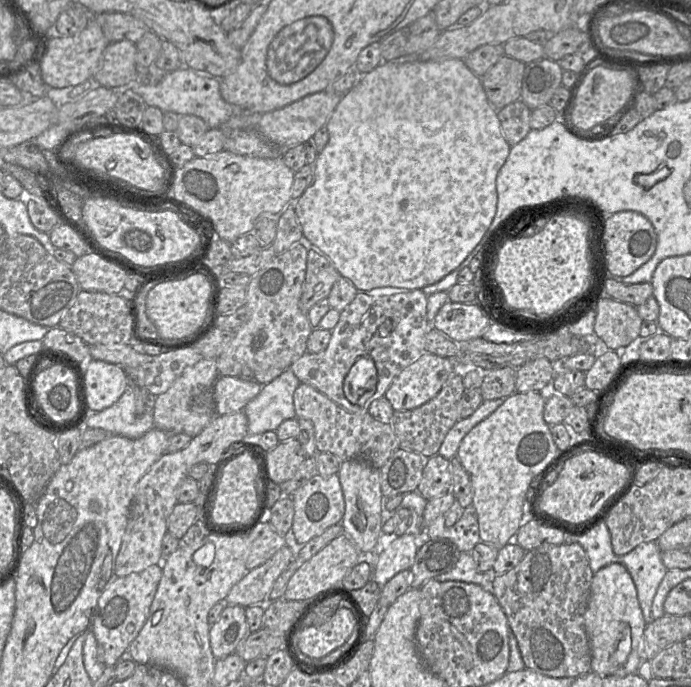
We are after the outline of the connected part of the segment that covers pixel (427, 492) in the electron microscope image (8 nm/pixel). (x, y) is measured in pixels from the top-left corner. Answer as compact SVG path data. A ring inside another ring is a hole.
M437 454L428 458L417 491L426 500L453 491L450 460Z

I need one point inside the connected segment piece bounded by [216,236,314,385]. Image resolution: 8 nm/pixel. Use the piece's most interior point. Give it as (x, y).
(275, 335)

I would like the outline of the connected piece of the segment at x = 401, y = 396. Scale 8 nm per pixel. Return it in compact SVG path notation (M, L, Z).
M424 353L394 378L385 397L394 411L412 410L433 399L455 371L455 360Z

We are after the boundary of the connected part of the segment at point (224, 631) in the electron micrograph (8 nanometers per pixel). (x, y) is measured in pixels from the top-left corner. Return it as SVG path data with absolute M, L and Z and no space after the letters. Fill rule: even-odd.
M226 605L219 619L210 627L210 645L215 659L235 653L237 645L248 633L245 608Z

